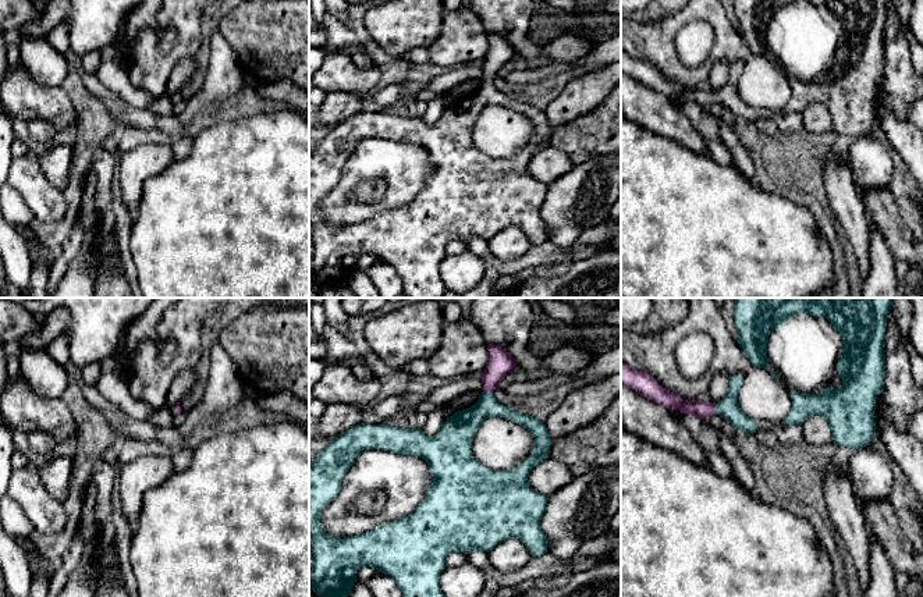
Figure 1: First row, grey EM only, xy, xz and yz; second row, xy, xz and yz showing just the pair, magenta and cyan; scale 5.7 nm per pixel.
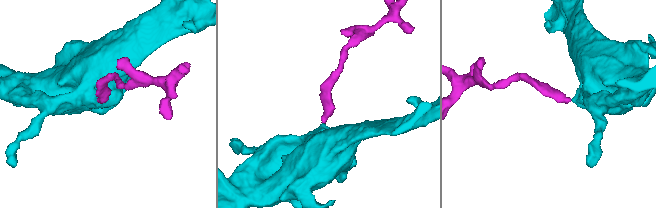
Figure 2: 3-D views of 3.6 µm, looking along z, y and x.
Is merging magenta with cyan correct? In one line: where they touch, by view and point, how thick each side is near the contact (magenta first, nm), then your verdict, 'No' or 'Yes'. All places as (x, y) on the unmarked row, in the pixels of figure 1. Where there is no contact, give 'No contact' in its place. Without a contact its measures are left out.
Touches magenta at xz (487, 80). Thickness 140 nm (magenta) against 170 nm. Yes

